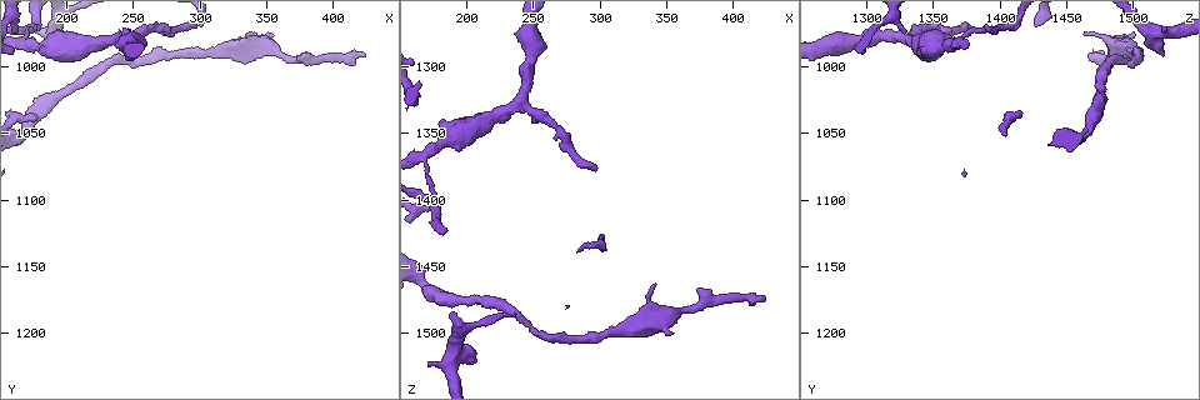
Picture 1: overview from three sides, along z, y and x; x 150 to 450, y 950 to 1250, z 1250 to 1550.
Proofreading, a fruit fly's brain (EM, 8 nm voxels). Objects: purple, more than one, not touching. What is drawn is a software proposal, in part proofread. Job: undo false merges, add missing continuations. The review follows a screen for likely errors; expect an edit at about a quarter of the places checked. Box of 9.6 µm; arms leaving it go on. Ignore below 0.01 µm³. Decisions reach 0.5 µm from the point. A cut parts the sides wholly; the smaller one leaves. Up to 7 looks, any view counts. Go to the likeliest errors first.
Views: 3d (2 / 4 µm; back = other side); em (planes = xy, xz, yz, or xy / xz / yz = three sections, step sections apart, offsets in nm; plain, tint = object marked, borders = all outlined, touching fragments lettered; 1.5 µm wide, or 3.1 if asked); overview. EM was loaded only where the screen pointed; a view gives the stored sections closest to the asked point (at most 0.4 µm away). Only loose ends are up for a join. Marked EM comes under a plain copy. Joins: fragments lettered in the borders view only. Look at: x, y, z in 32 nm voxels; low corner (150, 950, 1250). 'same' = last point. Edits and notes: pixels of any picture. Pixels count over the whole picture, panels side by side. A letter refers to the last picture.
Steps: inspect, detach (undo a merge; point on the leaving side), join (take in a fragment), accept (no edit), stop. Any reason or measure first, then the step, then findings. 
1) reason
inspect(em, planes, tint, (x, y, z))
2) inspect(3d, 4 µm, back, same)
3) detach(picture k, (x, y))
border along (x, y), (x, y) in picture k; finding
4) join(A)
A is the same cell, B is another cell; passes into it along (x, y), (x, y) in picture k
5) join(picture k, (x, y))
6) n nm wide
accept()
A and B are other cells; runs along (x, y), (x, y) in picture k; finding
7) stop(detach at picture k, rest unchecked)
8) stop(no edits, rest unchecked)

an open end
inspect(3d, 4 µm, (424, 992, 1472))

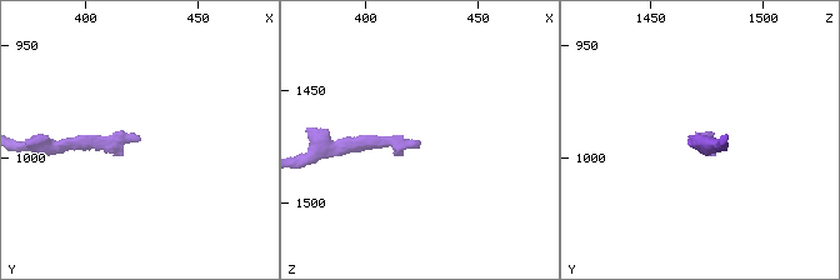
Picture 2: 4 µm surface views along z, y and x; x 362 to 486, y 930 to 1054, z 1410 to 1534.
inspect(em, planes, borders, (423, 993, 1473))

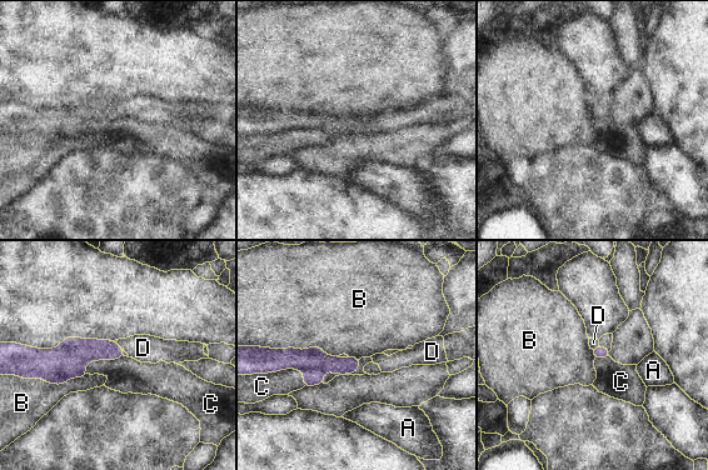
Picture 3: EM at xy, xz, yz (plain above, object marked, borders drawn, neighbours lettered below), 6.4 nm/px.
join(D)
D is the same cell, A, B and C are other cells; passes into it along (81, 351), (120, 348), (143, 348) in picture 3; it goes on there

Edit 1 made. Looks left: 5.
inspect(overview)

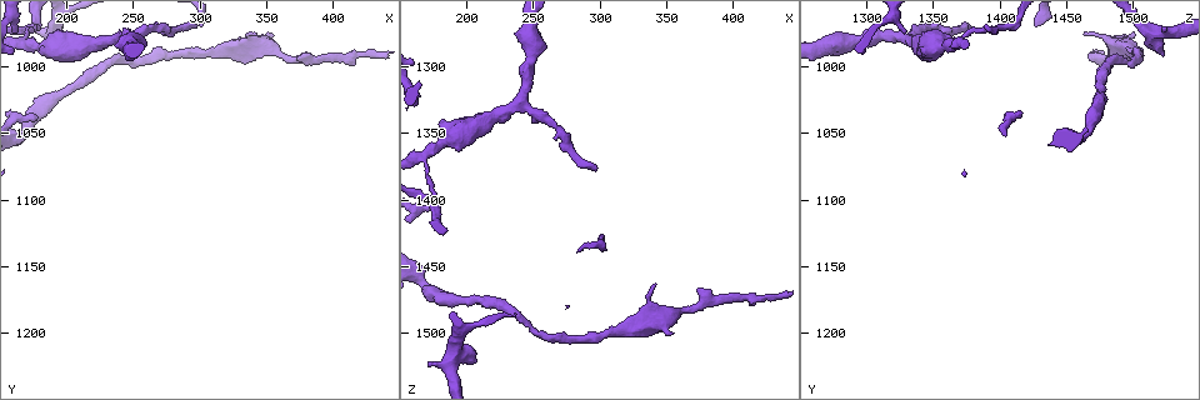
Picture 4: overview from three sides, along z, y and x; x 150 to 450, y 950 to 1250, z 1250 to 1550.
an open end
inspect(em, xy, step 4, borders, (170, 972, 1522))

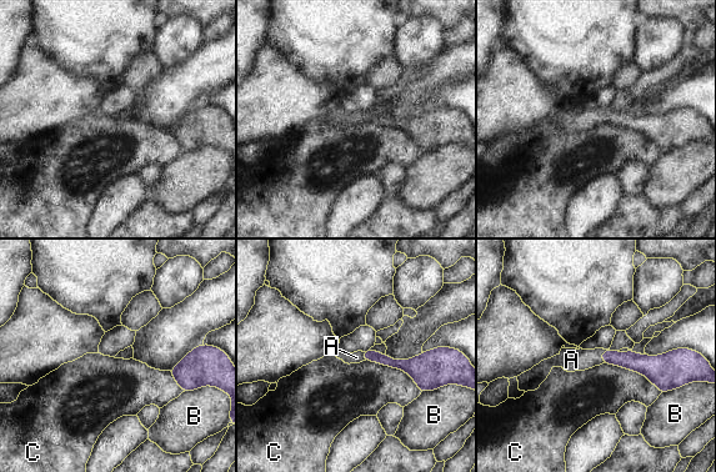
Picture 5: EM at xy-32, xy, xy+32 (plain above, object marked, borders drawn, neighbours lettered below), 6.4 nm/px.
inspect(em, planes, borders, same)

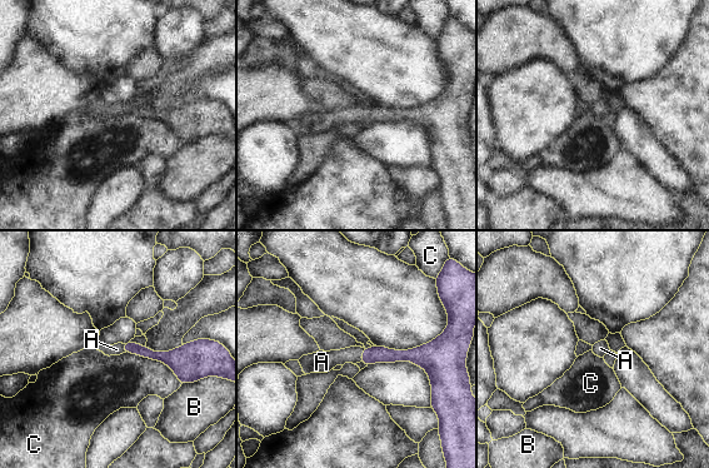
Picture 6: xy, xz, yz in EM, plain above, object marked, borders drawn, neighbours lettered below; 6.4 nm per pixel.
join(A)
A is the same cell, B and C are other cells; the neuron continues

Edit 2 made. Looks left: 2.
thick turns thin
inspect(3d, 4 µm, (168, 982, 1366))

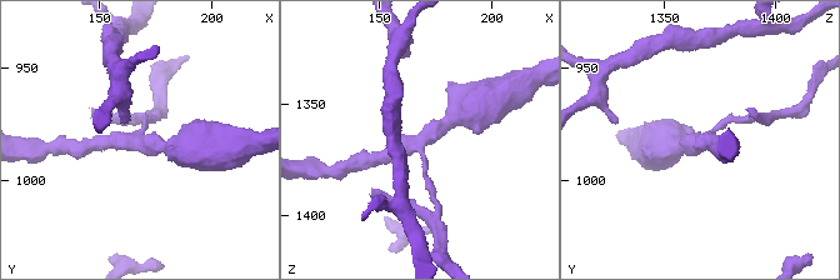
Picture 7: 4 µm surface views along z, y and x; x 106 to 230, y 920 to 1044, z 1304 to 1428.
inspect(em, planes, borders, (168, 983, 1365))

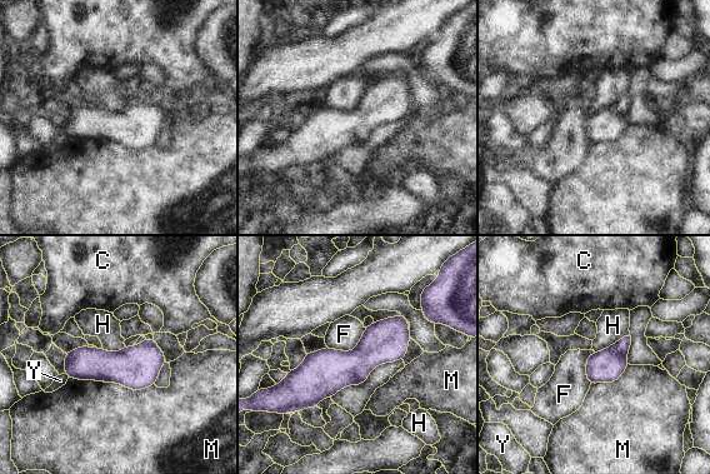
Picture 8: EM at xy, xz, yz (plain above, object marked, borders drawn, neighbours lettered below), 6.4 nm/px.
accept()
C, F, H, M and Y are other cells; runs along (404, 322), (353, 368), (289, 384) in picture 8; one neuron here

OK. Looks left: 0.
stop(join at picture 3, join at picture 6, rest unchecked)

